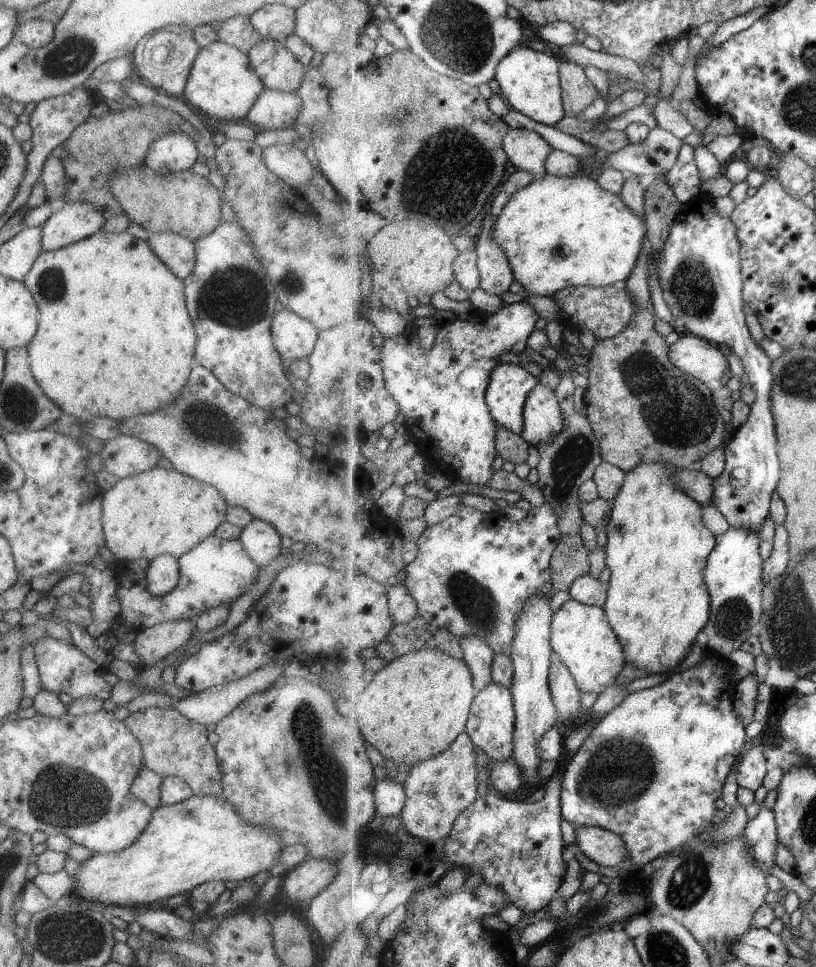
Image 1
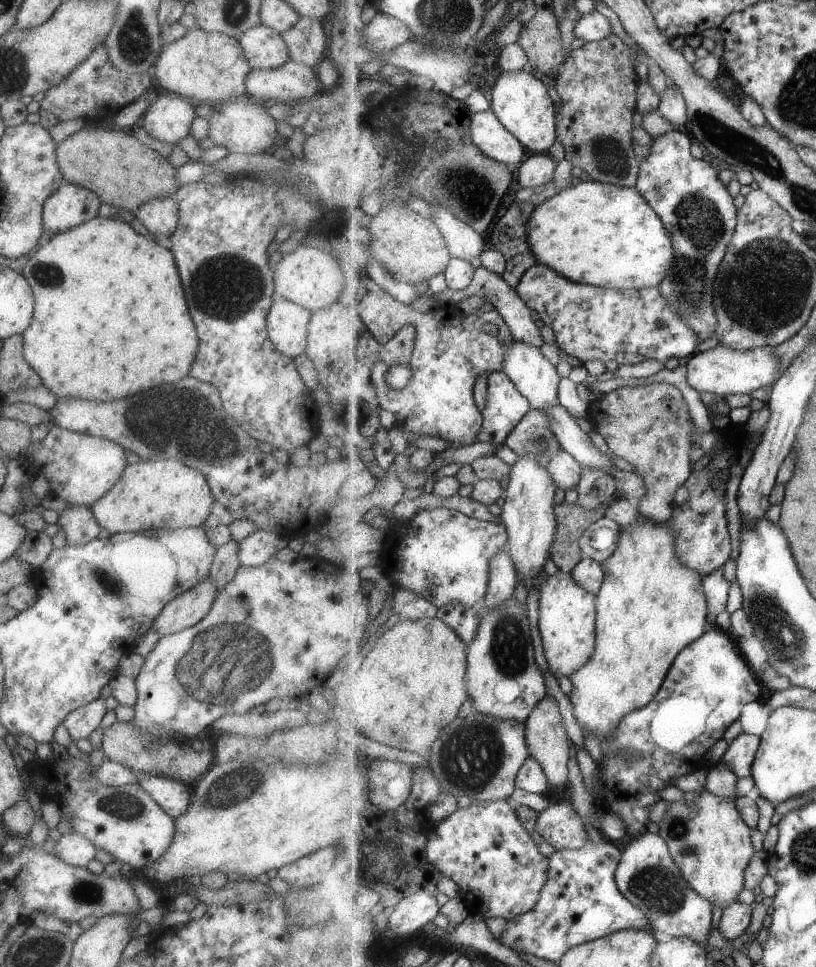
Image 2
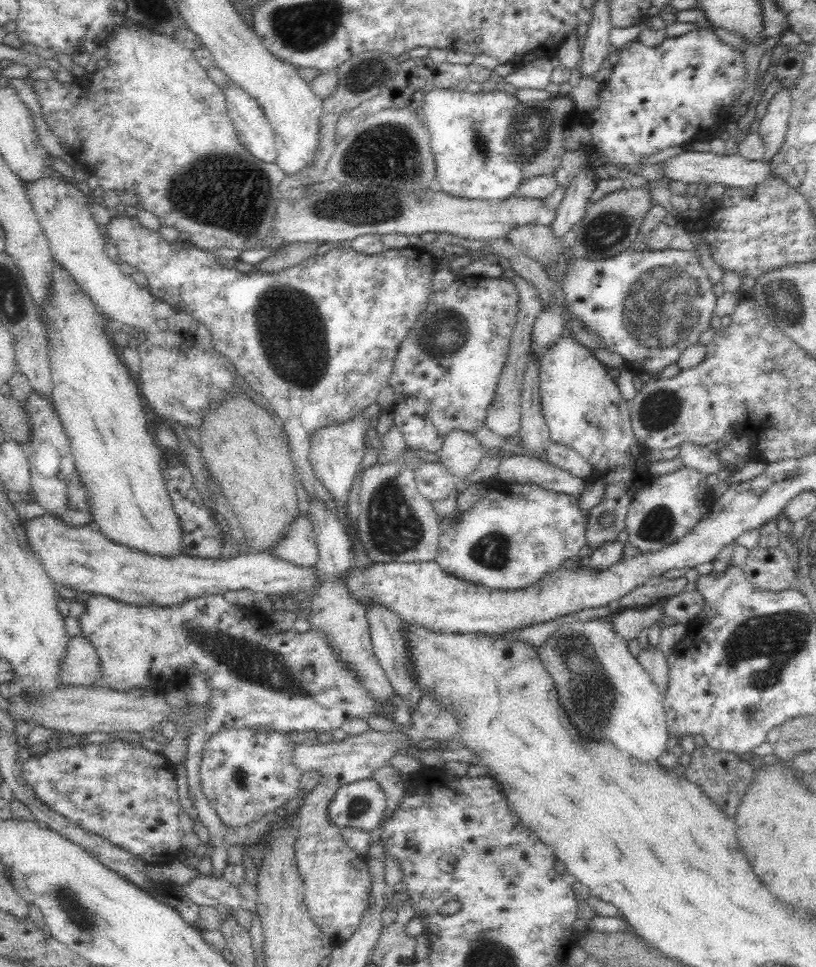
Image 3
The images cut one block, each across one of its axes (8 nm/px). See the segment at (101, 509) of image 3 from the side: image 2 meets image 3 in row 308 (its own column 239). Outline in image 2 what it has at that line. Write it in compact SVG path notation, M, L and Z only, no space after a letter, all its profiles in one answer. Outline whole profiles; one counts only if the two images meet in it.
M195 28L177 41L163 45L151 74L154 88L178 94L193 104L213 104L233 101L244 95L244 81L250 70L237 39Z

